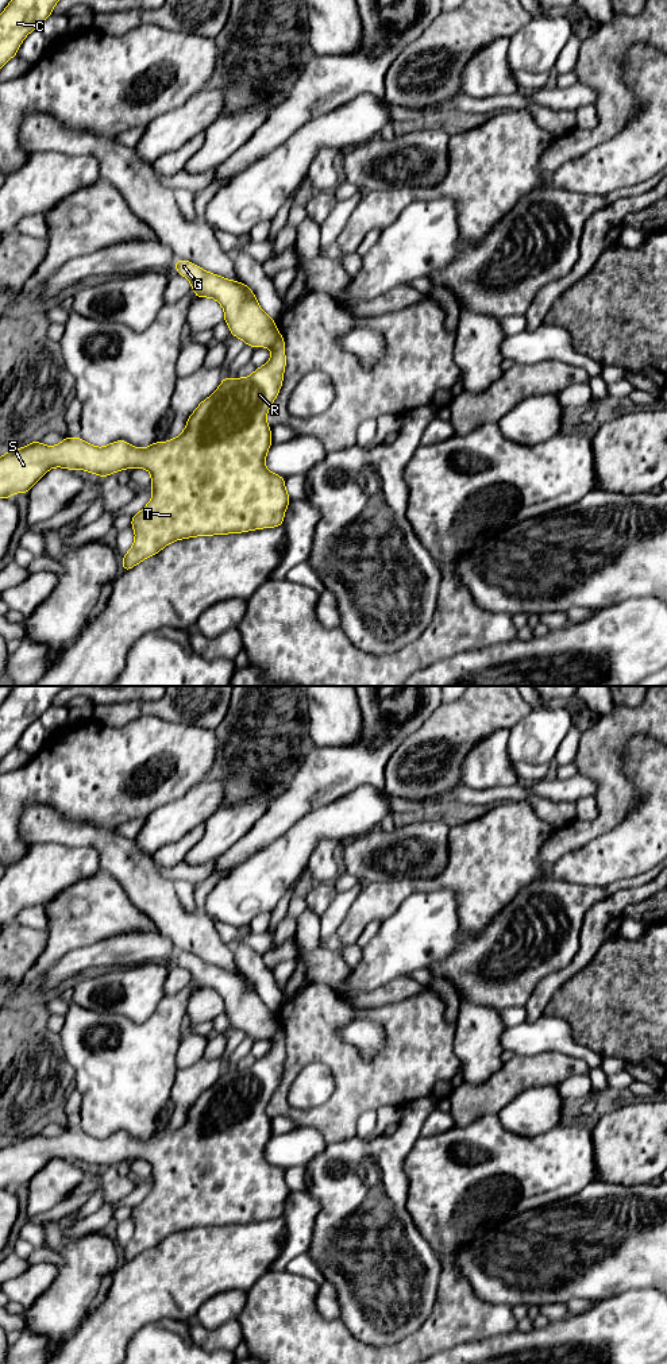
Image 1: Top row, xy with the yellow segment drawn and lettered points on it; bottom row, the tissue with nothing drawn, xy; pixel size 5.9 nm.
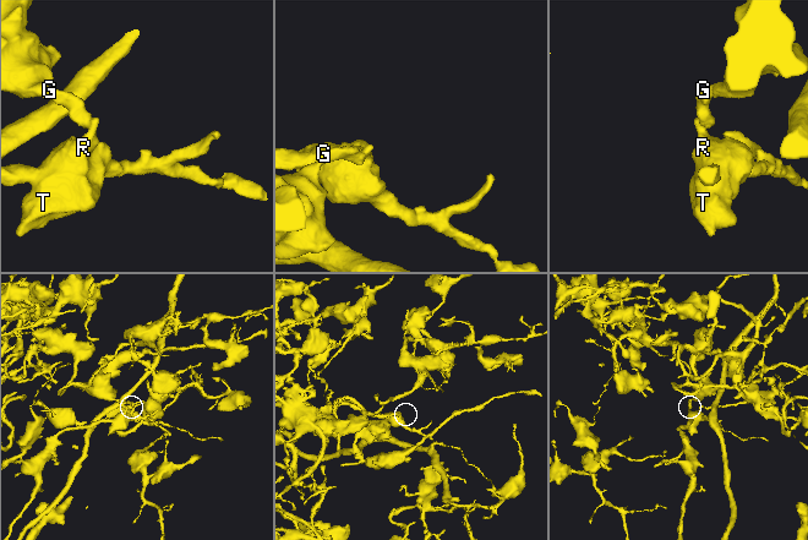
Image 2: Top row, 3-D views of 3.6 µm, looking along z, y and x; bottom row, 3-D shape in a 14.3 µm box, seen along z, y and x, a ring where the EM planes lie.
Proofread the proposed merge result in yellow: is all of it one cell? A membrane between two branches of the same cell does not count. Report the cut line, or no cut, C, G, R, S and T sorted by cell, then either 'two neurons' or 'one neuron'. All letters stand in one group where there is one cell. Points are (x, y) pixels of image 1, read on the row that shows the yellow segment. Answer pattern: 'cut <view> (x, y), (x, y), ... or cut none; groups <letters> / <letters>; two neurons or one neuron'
cut xy (278, 332), (272, 349); groups C G / R S T; two neurons

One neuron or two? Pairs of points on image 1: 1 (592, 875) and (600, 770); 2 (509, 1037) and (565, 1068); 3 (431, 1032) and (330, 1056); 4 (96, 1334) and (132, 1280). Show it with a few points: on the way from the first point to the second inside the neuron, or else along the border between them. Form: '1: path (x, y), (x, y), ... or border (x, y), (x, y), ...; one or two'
1: border (621, 821), (566, 852); two
2: border (569, 1055), (536, 1054), (515, 1056); two
3: path (405, 1058), (396, 1067), (355, 1067); one
4: path (110, 1321), (132, 1298), (132, 1294); one

